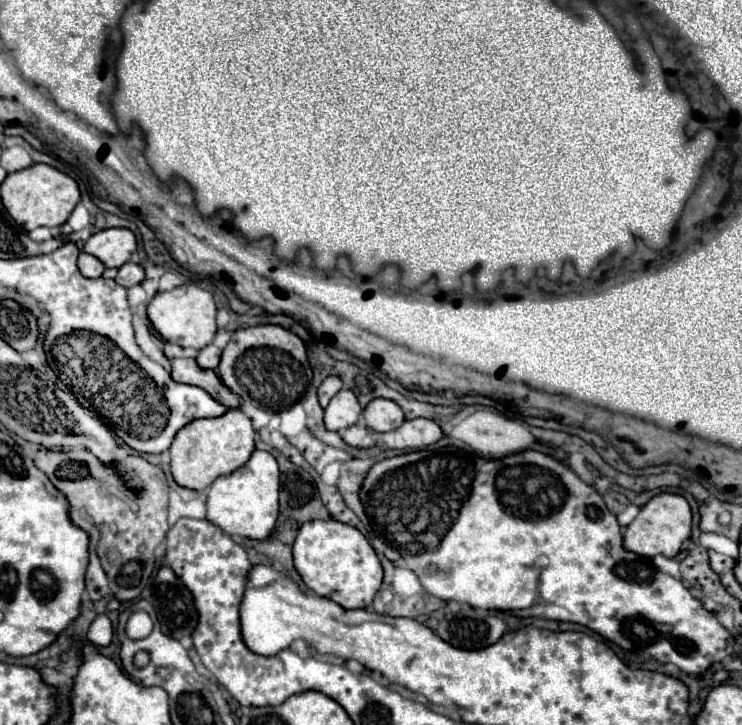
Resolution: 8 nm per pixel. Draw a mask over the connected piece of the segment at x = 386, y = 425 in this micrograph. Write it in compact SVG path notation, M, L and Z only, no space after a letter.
M376 398L364 408L364 418L370 430L390 432L404 422L404 412L396 402L388 398Z

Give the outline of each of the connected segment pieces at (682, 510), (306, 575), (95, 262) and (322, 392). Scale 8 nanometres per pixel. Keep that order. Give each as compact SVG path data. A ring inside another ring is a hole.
M662 492L650 498L640 508L640 514L628 524L624 532L624 548L644 558L654 558L656 554L674 558L680 552L682 542L690 538L690 528L692 528L692 512L690 512L690 504L686 502L686 498L678 494Z
M338 520L304 522L294 540L292 556L302 582L314 594L330 598L348 610L370 606L382 584L382 566L368 540L358 528Z
M86 252L80 254L80 258L78 258L78 268L80 268L80 272L82 272L86 278L100 278L102 272L106 270L104 264L102 264L96 256L90 256L90 254L86 254Z
M328 376L328 378L320 384L320 388L318 388L318 400L320 400L320 406L326 408L328 402L330 402L330 398L332 398L340 388L342 388L342 380L340 380L338 376Z

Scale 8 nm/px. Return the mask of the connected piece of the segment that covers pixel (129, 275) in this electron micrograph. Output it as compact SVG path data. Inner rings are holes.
M128 262L124 264L120 270L118 270L118 276L116 276L116 282L124 288L130 288L130 286L136 286L144 280L144 268L140 264L134 264L134 262Z

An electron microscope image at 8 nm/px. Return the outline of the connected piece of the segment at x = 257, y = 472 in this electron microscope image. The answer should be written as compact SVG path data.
M254 450L250 460L228 476L218 476L208 488L208 514L206 518L228 532L230 536L246 536L252 540L270 538L278 518L278 490L280 472L278 462L270 452Z

